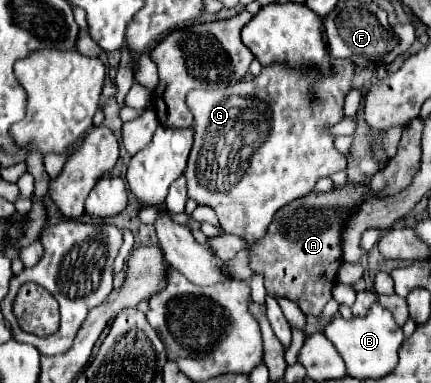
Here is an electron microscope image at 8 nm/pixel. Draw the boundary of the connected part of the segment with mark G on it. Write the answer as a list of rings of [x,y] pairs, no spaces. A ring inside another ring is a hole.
[[[332,61],[332,67],[330,67],[330,73],[322,73],[320,69],[316,69],[314,65],[306,65],[306,67],[290,67],[290,65],[264,65],[262,67],[262,73],[258,77],[252,77],[252,79],[244,79],[244,81],[238,81],[236,85],[228,87],[228,89],[204,89],[204,91],[190,91],[188,97],[186,97],[186,105],[188,109],[192,111],[194,115],[194,125],[192,125],[192,131],[194,131],[194,145],[192,145],[192,153],[188,157],[188,165],[186,165],[186,179],[188,179],[188,197],[196,199],[198,203],[202,205],[208,205],[216,211],[218,219],[220,219],[220,227],[226,231],[226,233],[232,233],[232,235],[238,235],[238,237],[244,237],[248,243],[254,243],[258,241],[260,237],[264,237],[266,233],[266,227],[270,225],[274,213],[288,205],[290,201],[298,199],[298,197],[304,197],[308,195],[310,191],[314,191],[314,185],[318,183],[318,179],[322,177],[330,177],[342,169],[346,169],[346,159],[334,149],[334,135],[328,131],[328,127],[336,125],[344,113],[342,113],[342,107],[344,107],[344,97],[348,95],[348,91],[352,89],[352,79],[354,79],[354,65],[352,61]]]

